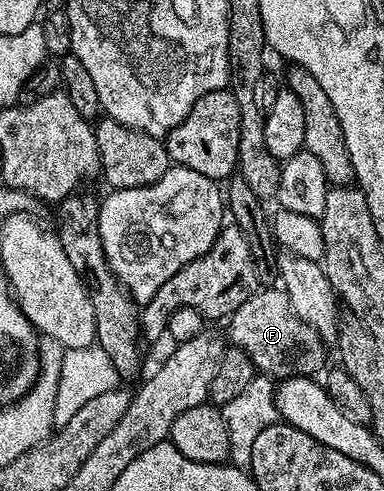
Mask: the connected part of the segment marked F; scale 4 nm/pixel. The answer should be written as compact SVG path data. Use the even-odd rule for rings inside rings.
M265 288L255 290L252 296L248 296L248 300L244 300L244 304L240 304L236 313L230 315L229 341L235 347L242 349L254 362L255 371L263 375L317 375L317 370L321 371L327 365L327 343L323 342L316 328L312 328L304 320L300 320L300 316L294 314L294 309L290 307L290 297L286 295L285 290L266 289L270 290Z

